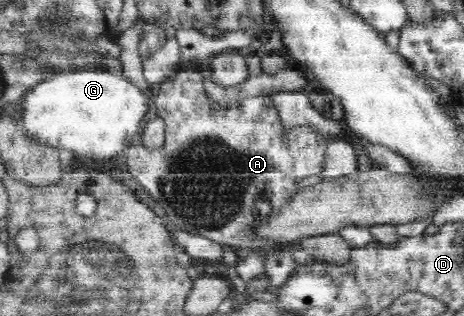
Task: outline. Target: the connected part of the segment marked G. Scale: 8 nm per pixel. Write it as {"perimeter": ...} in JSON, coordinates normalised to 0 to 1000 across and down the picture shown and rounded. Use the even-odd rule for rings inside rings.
{"perimeter":[[[181,218],[166,225],[134,225],[131,231],[101,241],[97,253],[78,266],[75,278],[67,278],[67,285],[63,285],[39,323],[39,348],[50,358],[47,389],[54,392],[56,415],[65,421],[67,434],[80,434],[80,440],[93,453],[116,459],[116,465],[129,472],[136,487],[149,487],[149,481],[136,481],[136,475],[153,475],[153,487],[162,487],[162,494],[166,494],[166,487],[188,487],[188,494],[205,494],[205,500],[239,500],[239,494],[248,494],[248,487],[263,487],[274,465],[287,462],[287,430],[304,418],[304,405],[313,392],[313,383],[325,370],[325,307],[325,291],[300,285],[297,269],[278,256],[269,241],[244,234],[235,222]]]}

